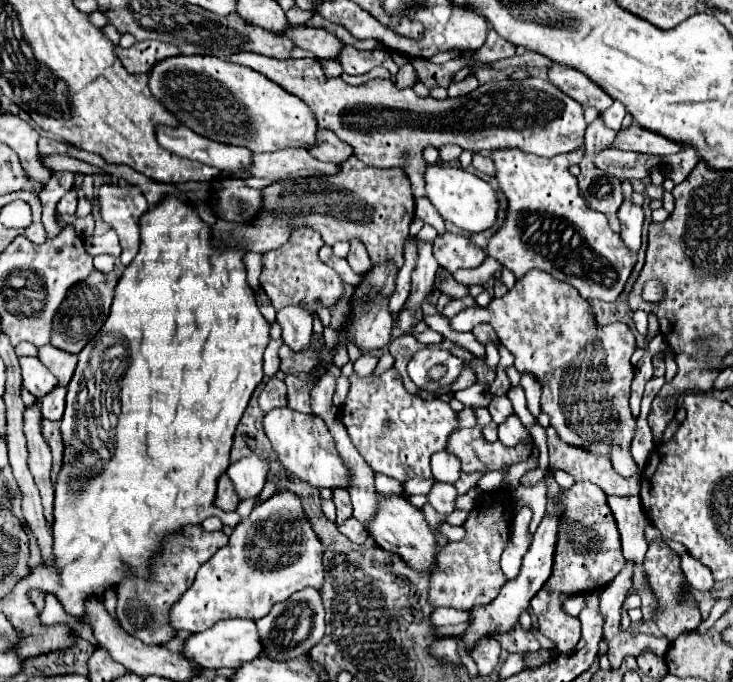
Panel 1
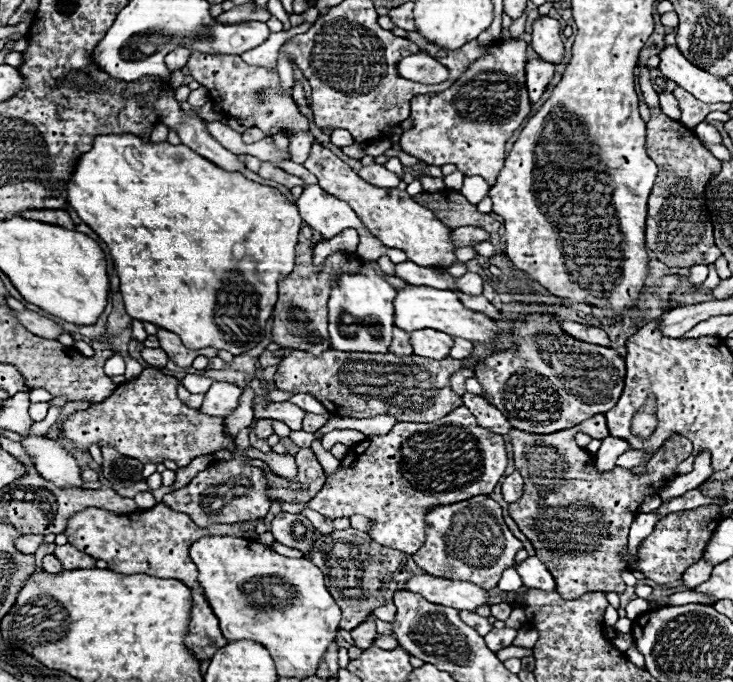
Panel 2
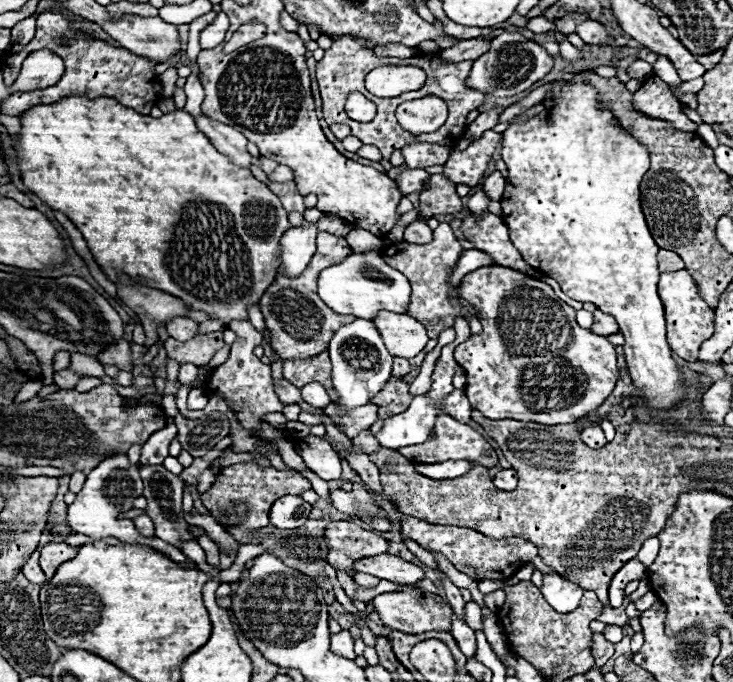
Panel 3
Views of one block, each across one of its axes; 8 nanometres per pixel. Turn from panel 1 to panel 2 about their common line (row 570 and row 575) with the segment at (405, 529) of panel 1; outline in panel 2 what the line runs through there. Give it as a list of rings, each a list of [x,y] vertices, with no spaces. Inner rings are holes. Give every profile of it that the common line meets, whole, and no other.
[[[430,574],[414,576],[406,582],[406,590],[424,596],[428,602],[450,606],[456,610],[476,612],[480,606],[488,604],[488,592],[476,584],[436,578]]]

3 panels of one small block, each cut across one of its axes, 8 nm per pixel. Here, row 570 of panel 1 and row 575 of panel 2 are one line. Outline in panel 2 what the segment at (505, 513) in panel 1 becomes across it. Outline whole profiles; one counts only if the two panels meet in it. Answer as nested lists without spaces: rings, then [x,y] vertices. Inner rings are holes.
[[[476,496],[470,500],[458,502],[458,504],[438,506],[426,514],[426,542],[414,554],[414,562],[432,576],[448,578],[448,580],[466,580],[466,582],[474,582],[486,590],[492,590],[498,586],[502,572],[506,568],[514,566],[514,556],[518,550],[522,550],[522,542],[508,530],[506,522],[502,518],[500,504],[496,500],[492,500],[490,496]]]

